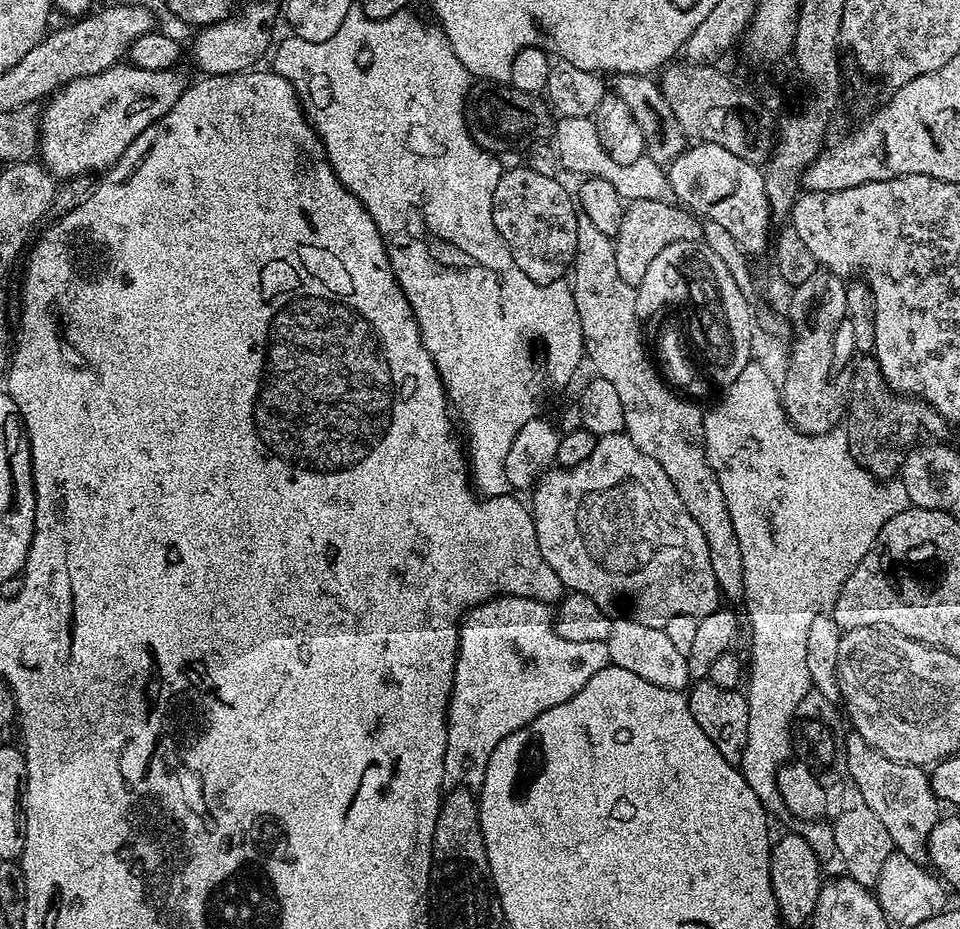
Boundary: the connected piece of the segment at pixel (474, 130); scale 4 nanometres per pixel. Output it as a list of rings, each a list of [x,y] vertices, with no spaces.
[[[476,82],[469,87],[468,96],[464,99],[464,121],[479,148],[501,154],[511,148],[527,149],[528,145],[547,137],[554,116],[539,95],[531,96],[504,82]]]

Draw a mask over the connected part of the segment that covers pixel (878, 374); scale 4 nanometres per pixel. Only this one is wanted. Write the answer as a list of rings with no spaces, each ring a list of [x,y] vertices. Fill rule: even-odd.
[[[861,355],[851,368],[846,405],[846,435],[850,454],[872,476],[895,477],[904,463],[905,456],[921,439],[920,431],[930,427],[932,420],[937,419],[936,411],[923,400],[893,392],[878,366],[875,355]]]

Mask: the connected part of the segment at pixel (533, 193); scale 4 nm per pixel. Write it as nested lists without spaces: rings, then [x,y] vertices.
[[[520,166],[509,172],[508,169],[501,171],[498,186],[494,186],[494,226],[502,242],[506,242],[518,270],[539,284],[564,280],[576,258],[578,210],[570,192],[558,181],[556,176],[538,174],[536,170]]]

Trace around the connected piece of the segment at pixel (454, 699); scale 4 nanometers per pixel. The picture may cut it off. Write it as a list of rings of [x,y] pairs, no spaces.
[[[497,596],[476,608],[468,609],[460,622],[460,645],[456,648],[456,669],[452,683],[452,697],[448,700],[448,749],[444,755],[444,774],[453,785],[469,790],[479,789],[484,781],[486,766],[494,746],[514,730],[528,727],[538,714],[550,706],[562,706],[598,670],[609,667],[608,645],[605,641],[570,642],[556,632],[554,612],[551,607],[537,600],[521,596]]]

